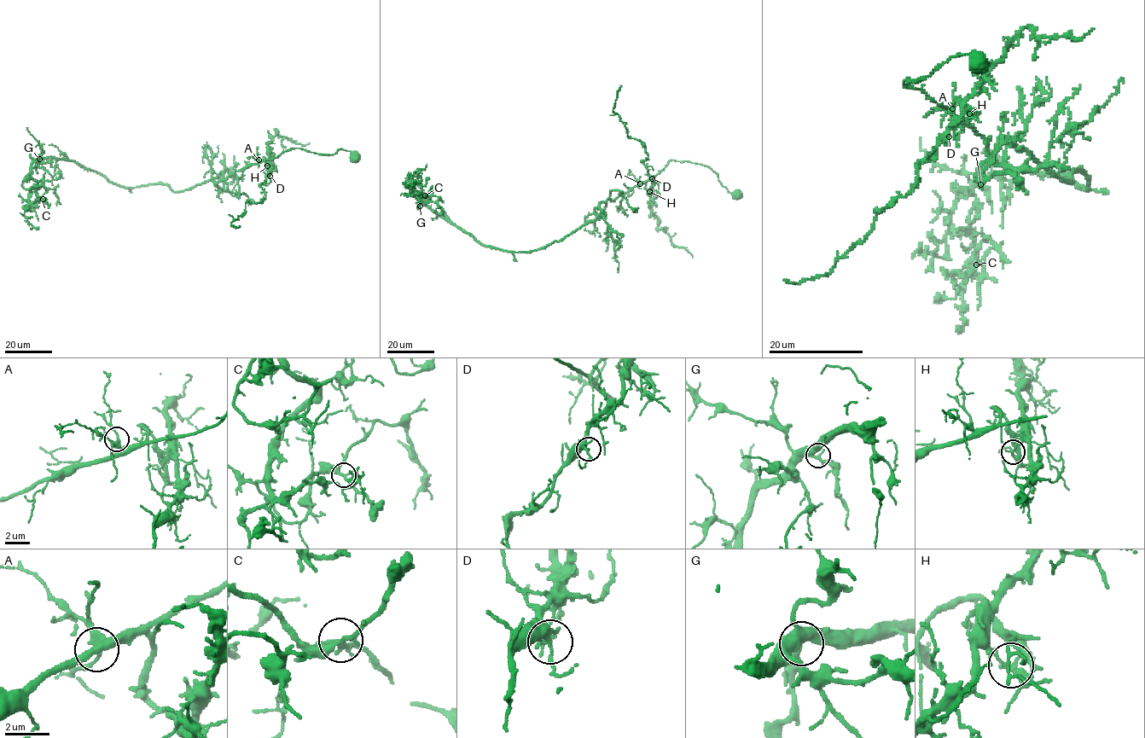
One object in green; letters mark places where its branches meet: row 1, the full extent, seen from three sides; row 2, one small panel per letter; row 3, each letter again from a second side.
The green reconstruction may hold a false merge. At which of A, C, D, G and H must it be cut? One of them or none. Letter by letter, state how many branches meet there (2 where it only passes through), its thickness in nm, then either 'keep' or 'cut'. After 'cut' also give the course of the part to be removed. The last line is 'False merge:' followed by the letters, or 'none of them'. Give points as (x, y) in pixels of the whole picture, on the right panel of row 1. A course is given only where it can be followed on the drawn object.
A: 3 | 240 nm | keep
C: 3 | 240 nm | keep
D: 3 | 280 nm | keep
G: 3 | 190 nm | keep
H: 3 | 220 nm | cut | (969, 113), (961, 111), (918, 163), (910, 190), (877, 212), (874, 229), (828, 273), (783, 280)
False merge: H

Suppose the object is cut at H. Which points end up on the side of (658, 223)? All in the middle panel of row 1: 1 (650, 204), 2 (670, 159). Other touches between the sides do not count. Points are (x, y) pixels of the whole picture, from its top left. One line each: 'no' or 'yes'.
1: yes
2: no

